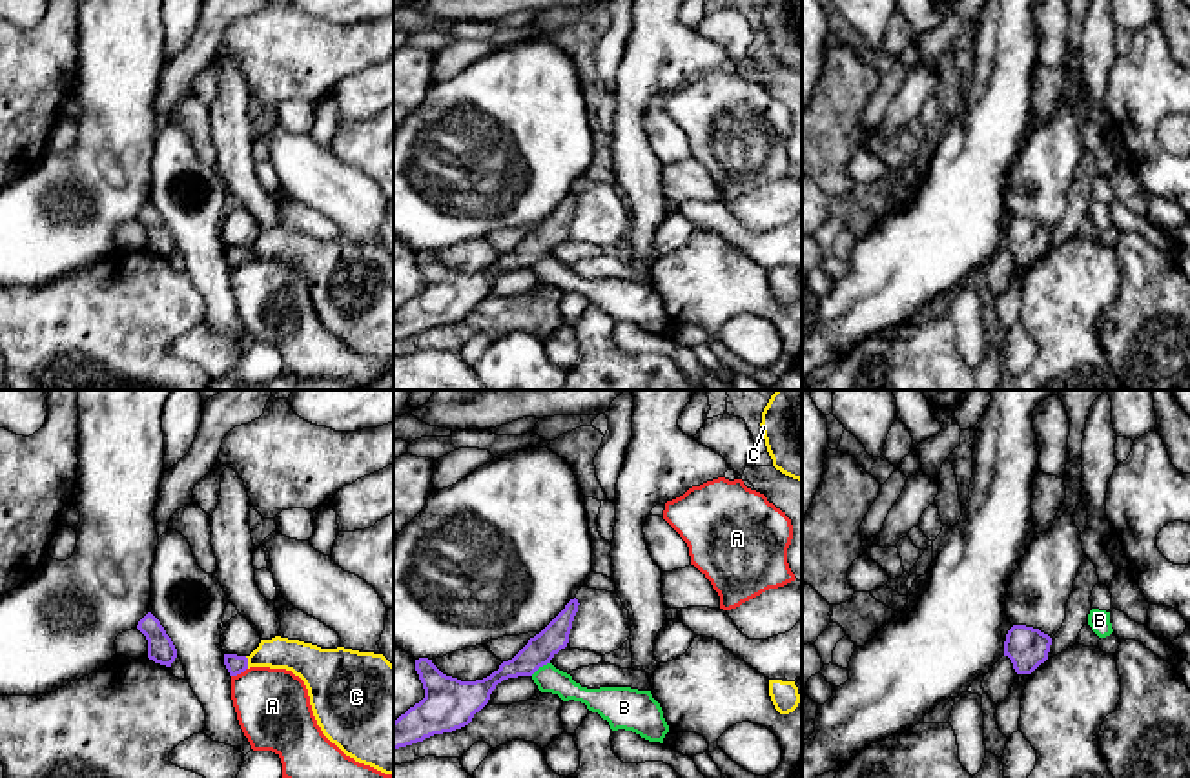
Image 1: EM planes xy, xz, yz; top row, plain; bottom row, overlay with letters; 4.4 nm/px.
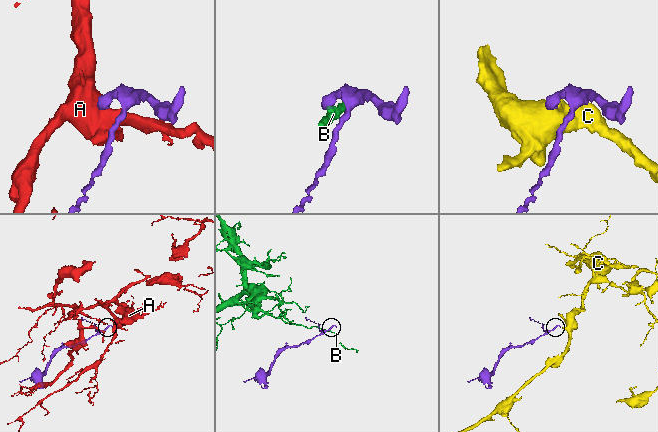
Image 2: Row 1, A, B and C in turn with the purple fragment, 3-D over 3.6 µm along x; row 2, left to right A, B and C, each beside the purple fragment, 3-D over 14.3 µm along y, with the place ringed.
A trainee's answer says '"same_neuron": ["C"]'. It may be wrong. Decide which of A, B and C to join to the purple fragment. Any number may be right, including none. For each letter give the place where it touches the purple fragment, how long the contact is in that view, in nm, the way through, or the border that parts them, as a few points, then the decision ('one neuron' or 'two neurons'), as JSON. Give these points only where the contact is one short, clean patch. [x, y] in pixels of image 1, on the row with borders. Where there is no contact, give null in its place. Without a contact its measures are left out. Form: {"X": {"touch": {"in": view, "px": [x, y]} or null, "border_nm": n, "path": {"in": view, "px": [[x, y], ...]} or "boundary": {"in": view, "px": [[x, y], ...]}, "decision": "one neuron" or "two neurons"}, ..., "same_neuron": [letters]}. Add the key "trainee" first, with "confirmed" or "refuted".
{"trainee": "confirmed", "A": {"touch": {"in": "xy", "px": [239, 673]}, "border_nm": 80, "decision": "two neurons"}, "B": {"touch": {"in": "xz", "px": [540, 665]}, "border_nm": 110, "boundary": {"in": "xz", "px": [[549, 662], [531, 675]]}, "decision": "two neurons"}, "C": {"touch": {"in": "xy", "px": [246, 662]}, "border_nm": 60, "path": {"in": "xy", "px": [[235, 664], [246, 662], [257, 658], [301, 658]]}, "decision": "one neuron"}, "same_neuron": ["C"]}

